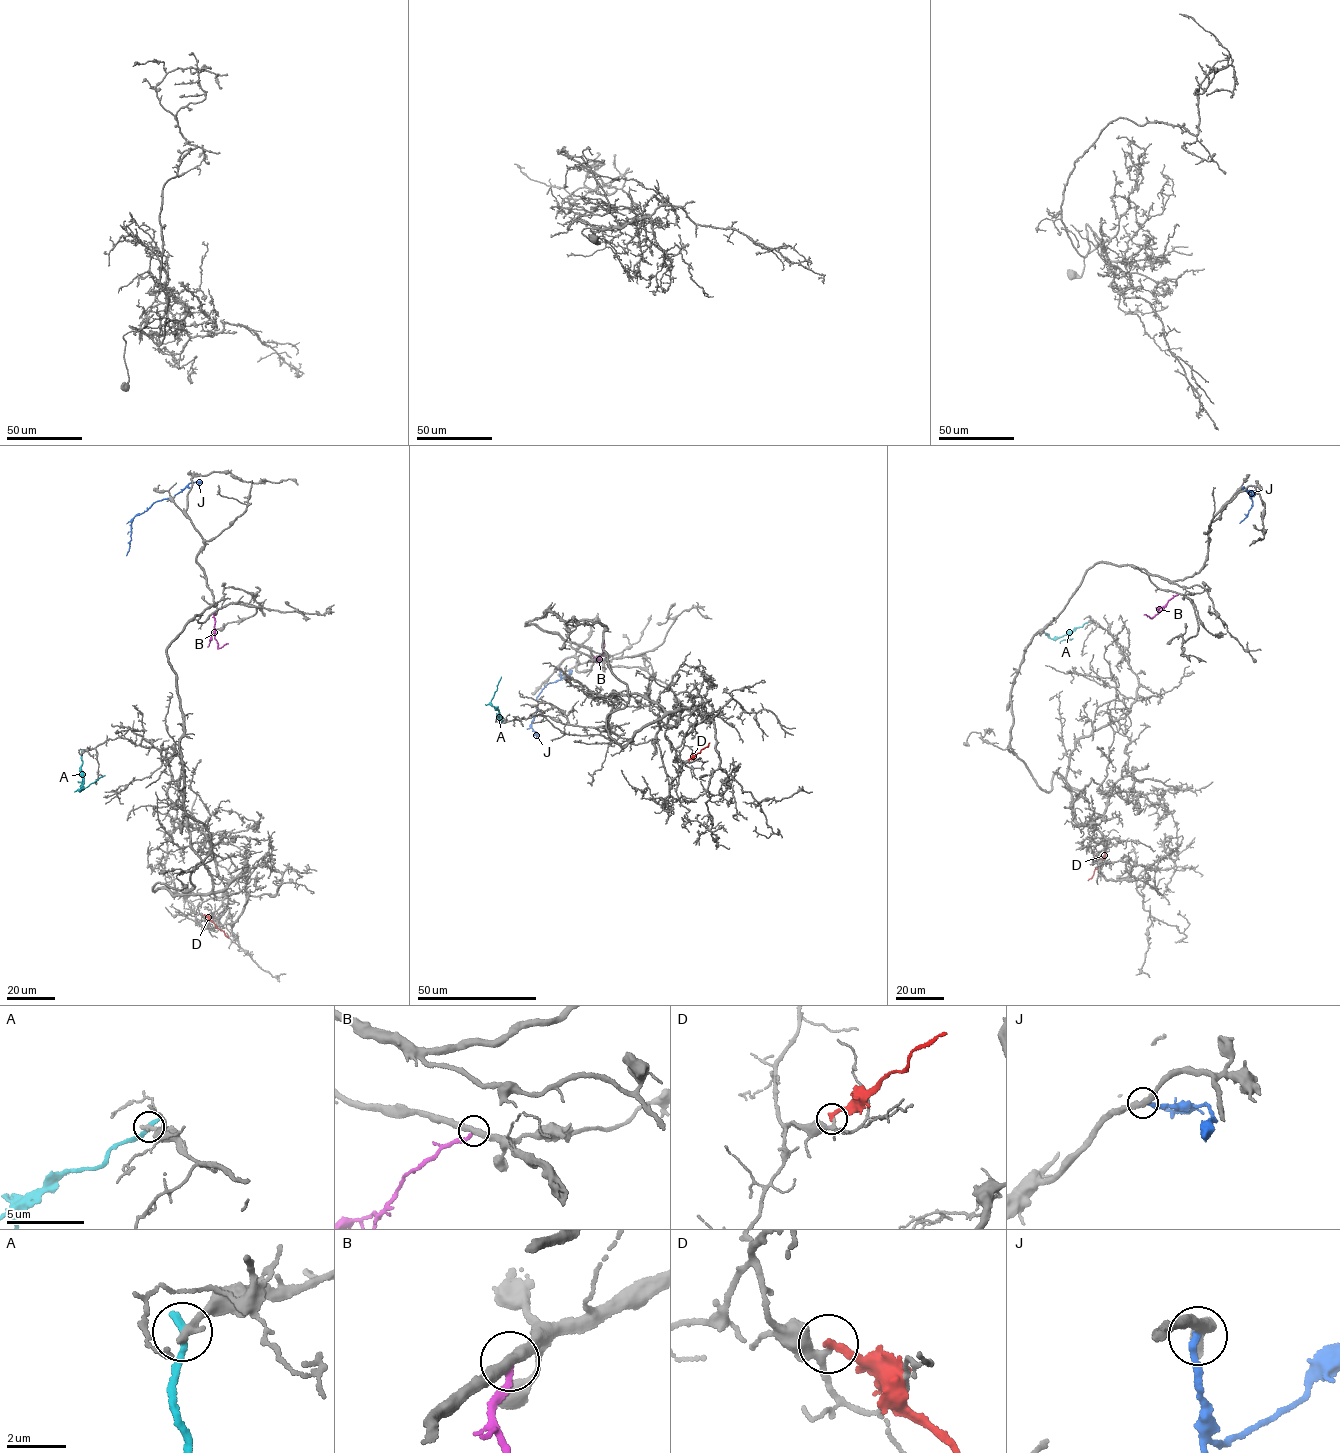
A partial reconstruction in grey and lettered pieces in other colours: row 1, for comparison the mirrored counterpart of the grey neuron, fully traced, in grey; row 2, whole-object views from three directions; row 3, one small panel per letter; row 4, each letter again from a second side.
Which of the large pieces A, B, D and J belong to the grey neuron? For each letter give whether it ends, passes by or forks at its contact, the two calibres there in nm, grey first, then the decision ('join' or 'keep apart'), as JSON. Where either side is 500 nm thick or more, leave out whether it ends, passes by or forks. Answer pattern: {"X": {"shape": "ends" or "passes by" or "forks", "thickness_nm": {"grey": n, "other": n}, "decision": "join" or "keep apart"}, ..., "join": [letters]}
{"A": {"shape": "ends", "thickness_nm": {"grey": 320, "other": 280}, "decision": "keep apart"}, "B": {"shape": "ends", "thickness_nm": {"grey": 400, "other": 200}, "decision": "keep apart"}, "D": {"shape": "ends", "thickness_nm": {"grey": 200, "other": 260}, "decision": "keep apart"}, "J": {"shape": "ends", "thickness_nm": {"grey": 360, "other": 240}, "decision": "keep apart"}, "join": []}

